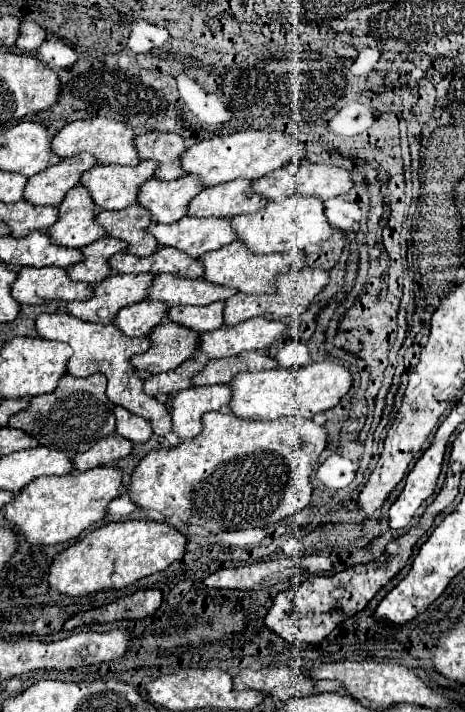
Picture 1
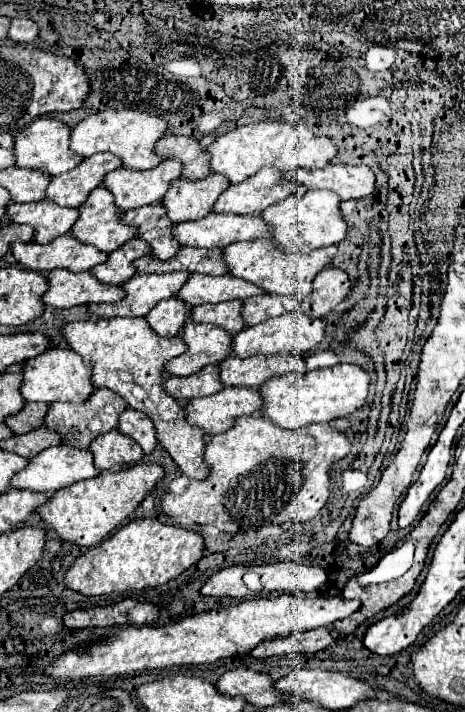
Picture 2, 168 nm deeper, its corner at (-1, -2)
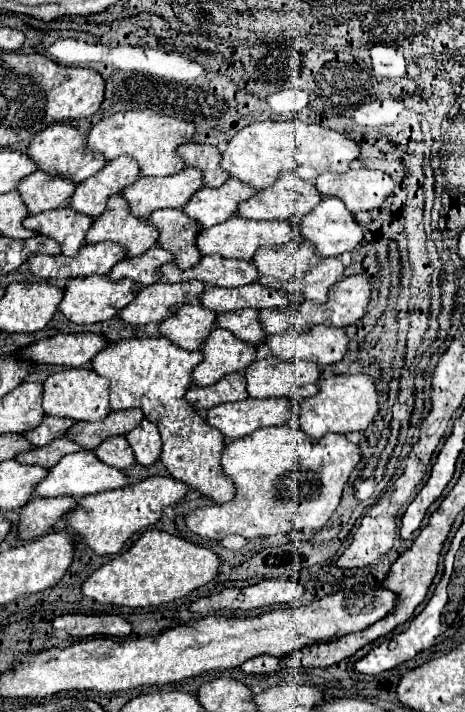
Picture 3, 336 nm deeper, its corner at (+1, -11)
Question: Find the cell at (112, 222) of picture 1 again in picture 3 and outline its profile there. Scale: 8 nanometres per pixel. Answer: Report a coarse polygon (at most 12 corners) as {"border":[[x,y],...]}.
{"border":[[156,210],[160,248],[182,270],[200,260],[194,244],[200,226],[180,210]]}

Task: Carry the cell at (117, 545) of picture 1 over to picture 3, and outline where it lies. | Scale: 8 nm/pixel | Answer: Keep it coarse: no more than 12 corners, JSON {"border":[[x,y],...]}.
{"border":[[146,530],[82,594],[158,606],[216,578],[220,558]]}

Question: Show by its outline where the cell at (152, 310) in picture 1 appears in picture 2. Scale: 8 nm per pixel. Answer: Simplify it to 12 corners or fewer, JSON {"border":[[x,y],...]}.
{"border":[[178,297],[160,301],[148,325],[162,337],[180,335],[192,307]]}

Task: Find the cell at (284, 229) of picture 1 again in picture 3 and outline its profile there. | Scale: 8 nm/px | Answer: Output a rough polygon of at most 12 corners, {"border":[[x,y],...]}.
{"border":[[340,198],[302,216],[300,234],[320,256],[352,252],[362,228]]}

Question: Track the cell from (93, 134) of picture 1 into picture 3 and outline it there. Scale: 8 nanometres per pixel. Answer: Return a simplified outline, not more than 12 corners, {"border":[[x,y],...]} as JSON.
{"border":[[152,110],[100,120],[86,150],[136,158],[142,176],[184,168],[194,126]]}

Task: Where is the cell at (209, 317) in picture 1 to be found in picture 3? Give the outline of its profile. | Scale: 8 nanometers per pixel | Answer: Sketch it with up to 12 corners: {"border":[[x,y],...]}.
{"border":[[232,310],[216,316],[216,326],[242,342],[266,338],[256,310]]}

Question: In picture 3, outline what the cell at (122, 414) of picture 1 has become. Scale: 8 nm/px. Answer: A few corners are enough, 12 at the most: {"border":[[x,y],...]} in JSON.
{"border":[[144,418],[126,434],[138,464],[158,460],[156,424]]}

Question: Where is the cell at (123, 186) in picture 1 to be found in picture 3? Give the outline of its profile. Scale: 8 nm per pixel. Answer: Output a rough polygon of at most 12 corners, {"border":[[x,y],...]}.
{"border":[[202,172],[138,178],[120,194],[134,216],[182,208]]}

